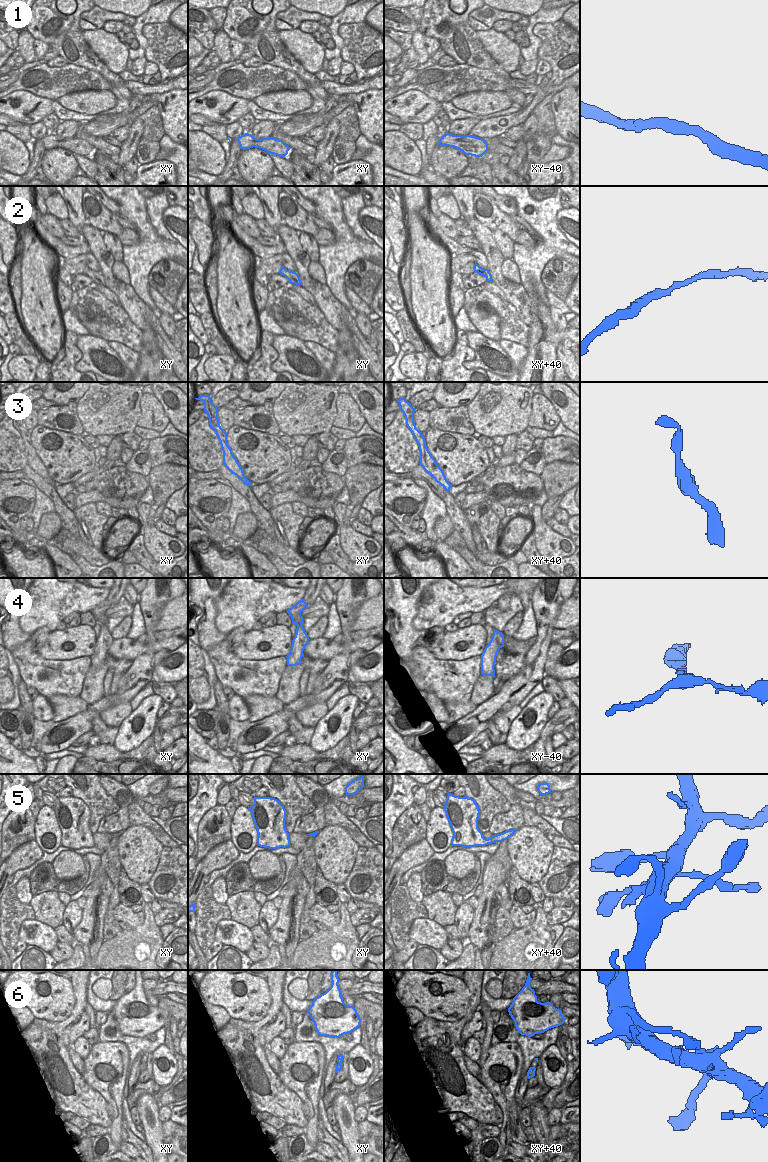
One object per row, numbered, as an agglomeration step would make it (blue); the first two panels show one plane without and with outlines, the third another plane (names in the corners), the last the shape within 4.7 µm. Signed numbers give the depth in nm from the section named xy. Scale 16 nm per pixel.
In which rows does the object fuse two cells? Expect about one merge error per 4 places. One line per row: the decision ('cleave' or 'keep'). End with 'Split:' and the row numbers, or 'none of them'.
1: keep
2: keep
3: keep
4: cleave
5: keep
6: cleave
Split: 4, 6

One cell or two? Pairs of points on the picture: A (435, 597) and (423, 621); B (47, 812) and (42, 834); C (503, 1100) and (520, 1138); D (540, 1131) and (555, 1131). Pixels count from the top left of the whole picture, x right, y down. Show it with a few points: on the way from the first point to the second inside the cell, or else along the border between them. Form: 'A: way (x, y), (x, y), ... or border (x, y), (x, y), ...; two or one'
A: way (435, 603), (435, 608), (429, 615); one
B: way (46, 817), (46, 829); one
C: border (503, 1112), (510, 1112), (518, 1118); two
D: border (549, 1127), (550, 1131); two

